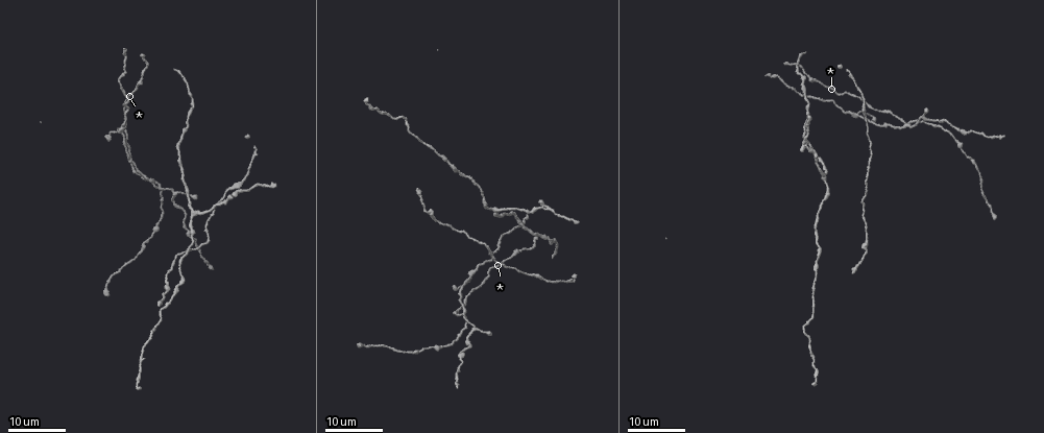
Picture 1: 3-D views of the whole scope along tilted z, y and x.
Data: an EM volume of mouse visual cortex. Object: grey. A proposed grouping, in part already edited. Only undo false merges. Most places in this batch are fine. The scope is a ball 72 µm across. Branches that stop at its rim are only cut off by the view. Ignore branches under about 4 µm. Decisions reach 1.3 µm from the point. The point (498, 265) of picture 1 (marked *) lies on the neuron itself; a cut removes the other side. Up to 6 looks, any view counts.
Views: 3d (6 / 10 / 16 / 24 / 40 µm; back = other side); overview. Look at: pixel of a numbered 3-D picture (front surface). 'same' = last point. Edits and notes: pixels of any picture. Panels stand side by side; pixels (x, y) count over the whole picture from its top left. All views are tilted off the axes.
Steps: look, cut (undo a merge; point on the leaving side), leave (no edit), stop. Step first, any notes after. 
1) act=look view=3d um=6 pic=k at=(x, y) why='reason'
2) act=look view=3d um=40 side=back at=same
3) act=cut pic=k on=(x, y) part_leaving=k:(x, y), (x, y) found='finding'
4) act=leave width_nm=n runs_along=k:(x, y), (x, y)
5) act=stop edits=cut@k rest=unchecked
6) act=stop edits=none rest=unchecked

act=look view=3d um=24 pic=1 at=(471, 273) why='a fork'

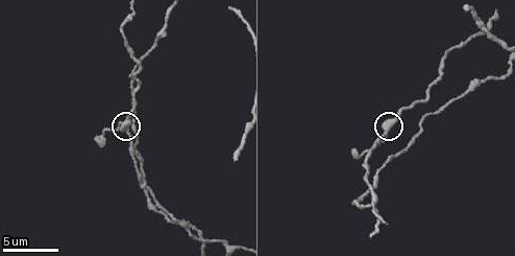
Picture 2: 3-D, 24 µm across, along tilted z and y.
act=look view=3d um=6 pic=2 at=(387, 126)

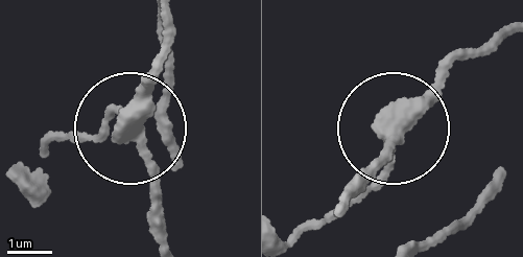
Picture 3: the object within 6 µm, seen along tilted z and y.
act=leave width_nm=300 found='continuous, no second neuron'

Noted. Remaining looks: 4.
act=look view=3d um=24 pic=1 at=(498, 211) why='arms part here'

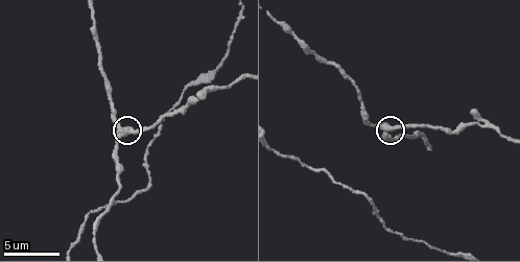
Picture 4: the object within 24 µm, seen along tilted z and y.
act=look view=3d um=6 pic=4 at=(126, 130)

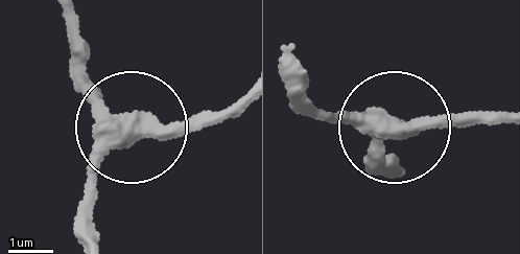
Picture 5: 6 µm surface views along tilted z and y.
act=leave arms=3 runs_along=5:(394, 166), (374, 151), (392, 125), (495, 112) found='continuous, no second neuron'

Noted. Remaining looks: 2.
act=look view=3d um=10 pic=2 at=(378, 224) why='looks like a crossing'

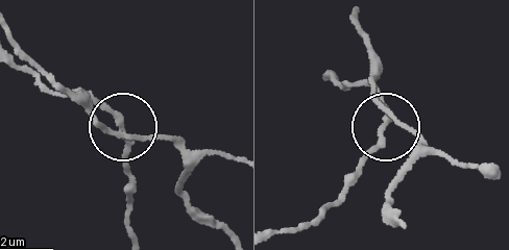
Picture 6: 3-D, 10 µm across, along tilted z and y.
act=leave side_arm_um=24 found='one neuron here'

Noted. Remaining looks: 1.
act=stop edits=none rest=unchecked

